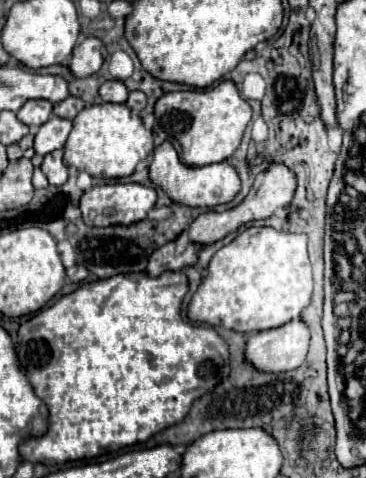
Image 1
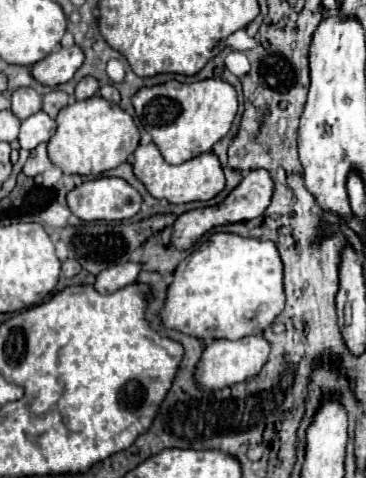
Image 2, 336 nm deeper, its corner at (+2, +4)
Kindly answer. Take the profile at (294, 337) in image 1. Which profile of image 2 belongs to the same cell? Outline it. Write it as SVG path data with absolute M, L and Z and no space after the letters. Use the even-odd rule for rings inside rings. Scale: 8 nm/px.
M250 335L236 341L230 339L216 339L206 345L202 359L196 369L196 381L202 389L222 389L226 385L236 385L250 377L256 377L260 369L266 365L270 355L270 343L264 335Z

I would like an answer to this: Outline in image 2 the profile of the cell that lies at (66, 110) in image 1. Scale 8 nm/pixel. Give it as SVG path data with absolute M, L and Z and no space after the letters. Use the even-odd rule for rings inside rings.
M54 89L54 91L50 91L50 93L46 93L46 95L44 95L42 111L46 111L52 119L56 119L58 111L60 111L62 107L66 107L66 105L68 105L68 95L66 95L64 91Z

